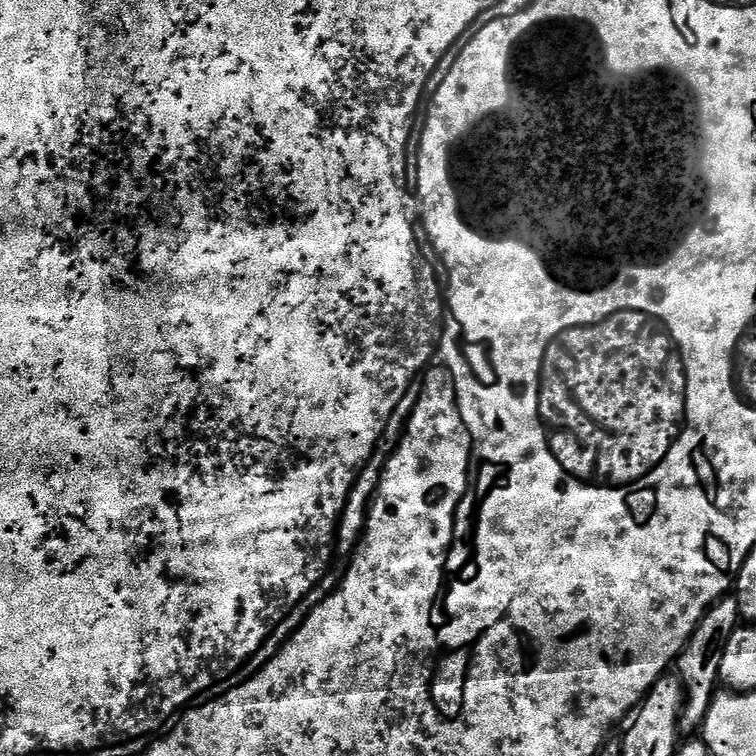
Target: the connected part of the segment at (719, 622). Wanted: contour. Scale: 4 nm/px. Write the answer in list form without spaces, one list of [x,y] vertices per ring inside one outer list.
[[[729,594],[712,606],[712,609],[702,618],[702,622],[689,638],[684,651],[678,657],[678,675],[684,683],[684,712],[680,715],[680,731],[684,734],[692,732],[703,725],[706,714],[710,710],[712,697],[718,691],[721,683],[722,654],[726,654],[726,642],[730,642],[730,634],[741,627],[738,602],[735,595]]]

